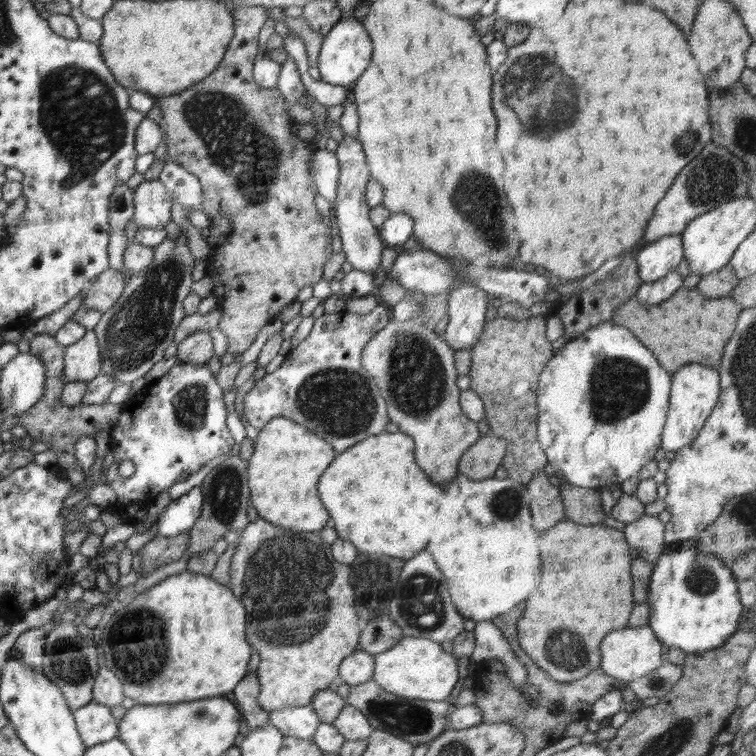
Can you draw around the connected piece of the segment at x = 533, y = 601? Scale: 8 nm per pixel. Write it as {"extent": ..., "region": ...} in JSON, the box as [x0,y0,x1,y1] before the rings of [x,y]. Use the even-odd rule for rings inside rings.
{"extent":[517,518,635,683],"region":[[[564,518],[562,521],[555,524],[552,528],[540,533],[540,552],[542,552],[542,560],[550,560],[552,564],[544,564],[542,568],[542,580],[540,580],[540,586],[536,588],[536,592],[530,594],[530,598],[526,600],[526,608],[524,608],[524,616],[518,619],[517,628],[517,641],[519,647],[548,675],[551,676],[556,682],[567,683],[584,678],[589,672],[596,670],[601,666],[601,652],[599,651],[600,642],[608,632],[612,630],[618,630],[620,628],[629,626],[629,618],[632,614],[635,600],[632,600],[632,578],[631,574],[631,562],[633,561],[631,549],[625,539],[623,530],[613,529],[607,527],[604,523],[595,524],[594,526],[586,526],[582,524],[576,524],[568,518]]]}

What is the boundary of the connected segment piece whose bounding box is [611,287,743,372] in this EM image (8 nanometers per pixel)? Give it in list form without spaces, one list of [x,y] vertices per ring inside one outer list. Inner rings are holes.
[[[692,287],[686,290],[680,288],[672,298],[658,306],[644,308],[643,304],[632,297],[613,312],[611,321],[630,330],[648,350],[652,350],[662,368],[676,372],[680,366],[690,362],[706,366],[716,364],[734,332],[736,318],[742,311],[740,304],[731,297],[708,299],[696,287]]]

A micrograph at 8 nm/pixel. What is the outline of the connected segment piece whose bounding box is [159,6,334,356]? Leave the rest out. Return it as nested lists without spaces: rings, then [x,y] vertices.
[[[243,6],[231,8],[233,13],[233,25],[235,28],[234,37],[230,41],[224,58],[216,67],[214,72],[210,73],[202,82],[197,82],[194,88],[187,88],[176,95],[161,97],[159,106],[162,112],[162,125],[166,130],[166,136],[163,138],[167,146],[168,158],[176,164],[183,166],[188,172],[194,174],[201,184],[203,201],[202,210],[210,219],[222,218],[222,212],[226,212],[229,223],[232,226],[226,242],[222,246],[214,247],[210,251],[210,257],[207,261],[207,276],[212,279],[212,293],[218,301],[218,310],[220,310],[219,328],[228,339],[226,354],[239,356],[254,342],[258,331],[276,318],[285,306],[288,306],[297,299],[298,293],[304,286],[314,286],[321,278],[324,271],[324,265],[333,256],[332,250],[333,236],[331,228],[322,221],[322,215],[318,213],[314,198],[318,194],[316,185],[309,176],[309,158],[316,150],[316,145],[308,141],[299,139],[294,133],[296,130],[291,128],[295,124],[294,120],[286,112],[284,105],[285,98],[277,88],[260,88],[253,79],[253,66],[258,54],[258,34],[268,17],[267,8],[263,6]]]

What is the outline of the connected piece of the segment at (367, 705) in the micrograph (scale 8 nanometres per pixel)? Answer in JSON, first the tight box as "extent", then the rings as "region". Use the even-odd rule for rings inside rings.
{"extent":[346,679,453,746],"region":[[[372,679],[351,686],[346,697],[348,705],[354,706],[370,722],[373,730],[390,732],[390,734],[404,738],[404,741],[416,746],[428,746],[447,729],[448,714],[453,709],[446,700],[431,701],[401,697],[378,686]]]}

